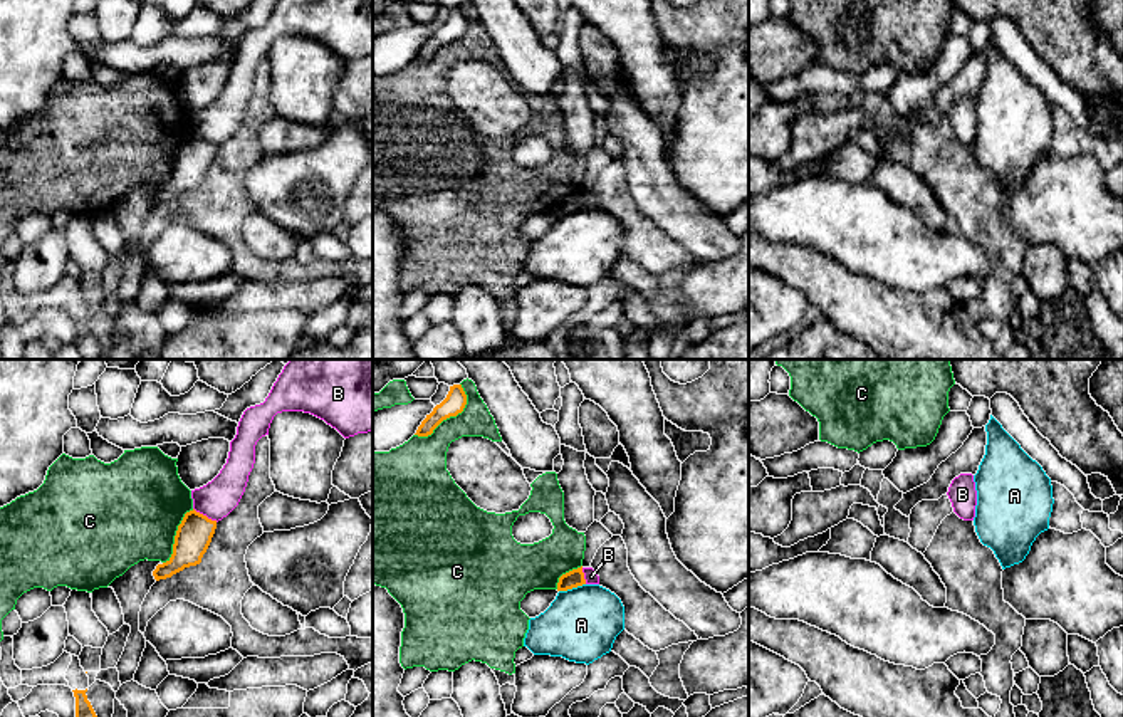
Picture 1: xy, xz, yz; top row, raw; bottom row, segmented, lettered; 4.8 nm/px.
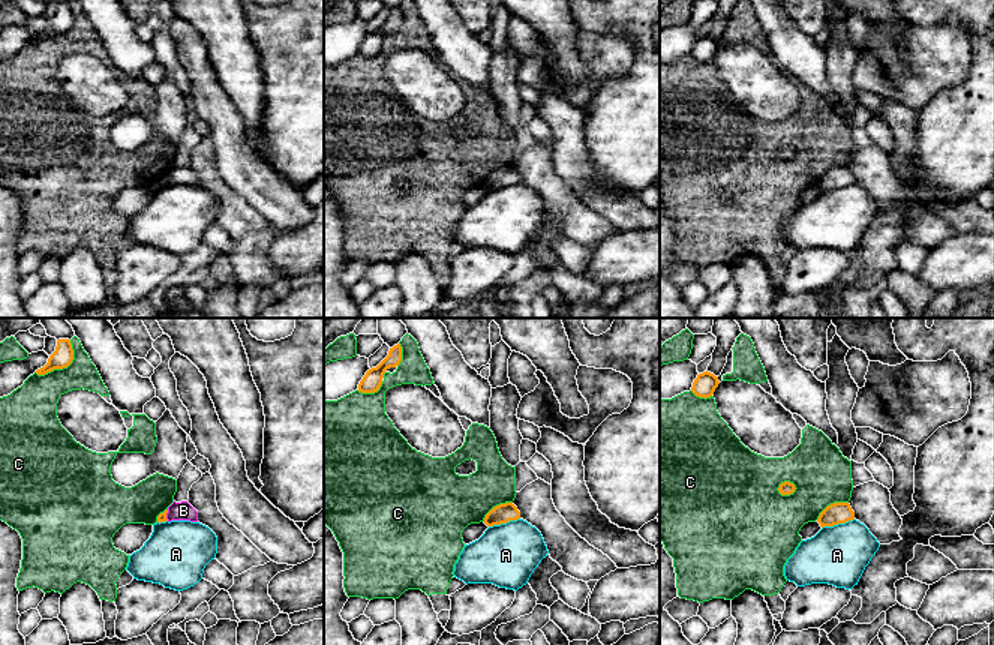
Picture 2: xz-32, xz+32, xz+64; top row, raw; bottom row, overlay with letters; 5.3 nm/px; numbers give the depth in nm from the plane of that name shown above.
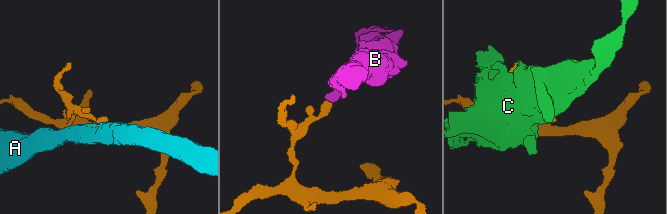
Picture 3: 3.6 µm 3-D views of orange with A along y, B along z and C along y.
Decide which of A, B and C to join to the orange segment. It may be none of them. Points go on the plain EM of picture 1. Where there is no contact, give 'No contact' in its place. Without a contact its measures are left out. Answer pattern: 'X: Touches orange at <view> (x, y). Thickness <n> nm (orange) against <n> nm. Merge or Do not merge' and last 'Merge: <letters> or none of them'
A: Touches orange at xz (571, 212). Thickness 90 nm (orange) against 360 nm. Do not merge
B: Touches orange at xy (205, 140). Thickness 170 nm (orange) against 180 nm. Do not merge
C: Touches orange at xz (452, 39). Thickness 100 nm (orange) against 220 nm. Do not merge
Merge: none of them

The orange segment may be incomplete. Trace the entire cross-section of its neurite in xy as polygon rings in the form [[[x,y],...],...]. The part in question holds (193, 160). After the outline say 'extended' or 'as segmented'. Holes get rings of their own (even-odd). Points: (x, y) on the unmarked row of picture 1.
[[[195,133],[186,136],[175,160],[173,178],[166,186],[156,190],[153,195],[154,203],[166,203],[185,191],[200,188],[215,153],[217,144],[208,143]]] | as segmented

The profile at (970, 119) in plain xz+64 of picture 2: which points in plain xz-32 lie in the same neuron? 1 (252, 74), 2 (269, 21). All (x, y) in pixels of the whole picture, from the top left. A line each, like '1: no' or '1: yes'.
1: no
2: yes

